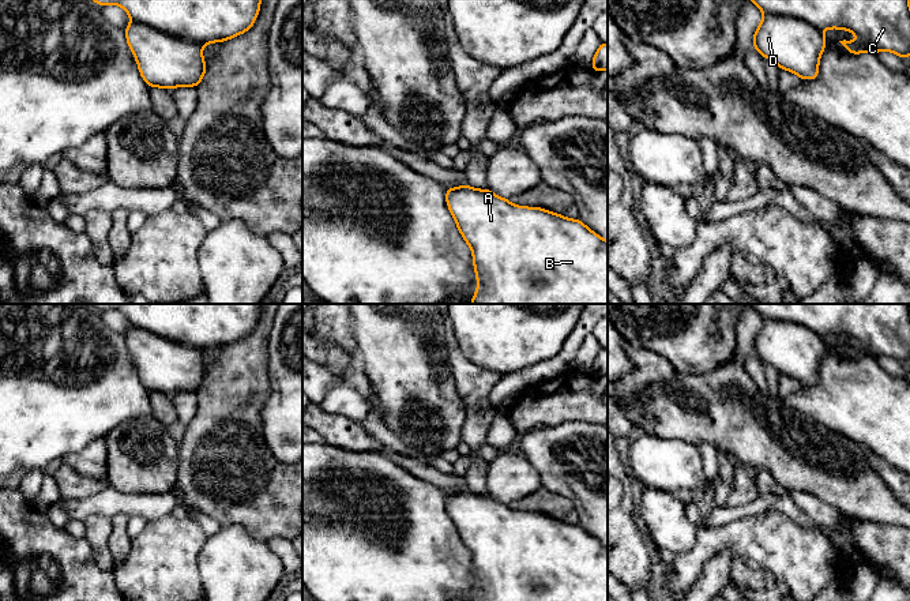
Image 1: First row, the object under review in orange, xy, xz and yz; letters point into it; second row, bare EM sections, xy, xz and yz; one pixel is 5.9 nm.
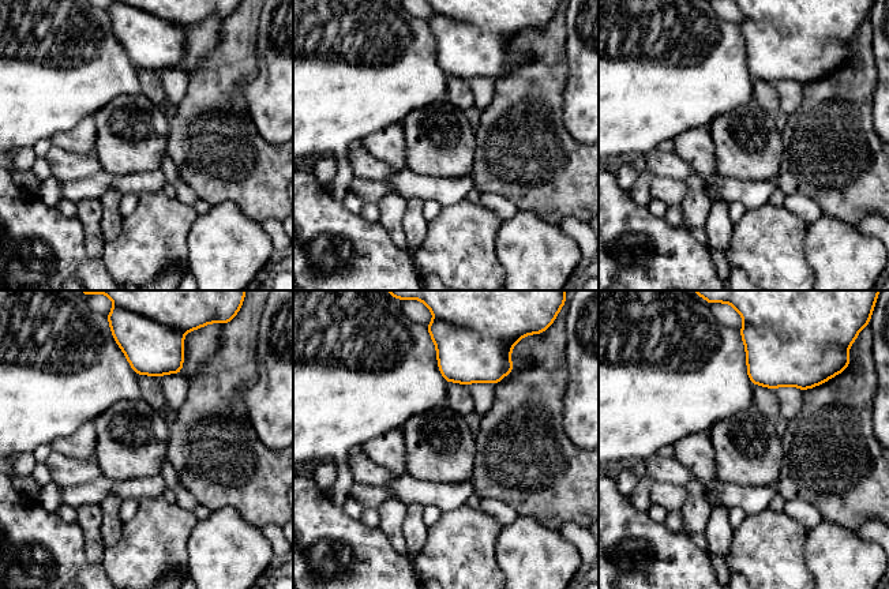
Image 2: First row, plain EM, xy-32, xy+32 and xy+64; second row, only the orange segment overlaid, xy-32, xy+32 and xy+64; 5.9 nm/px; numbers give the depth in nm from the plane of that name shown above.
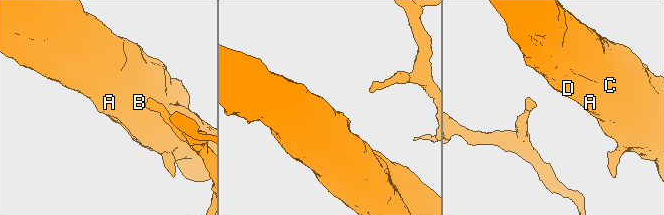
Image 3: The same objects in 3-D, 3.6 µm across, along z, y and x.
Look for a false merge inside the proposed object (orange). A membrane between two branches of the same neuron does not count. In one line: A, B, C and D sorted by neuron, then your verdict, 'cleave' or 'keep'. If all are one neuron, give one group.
A B C D; keep

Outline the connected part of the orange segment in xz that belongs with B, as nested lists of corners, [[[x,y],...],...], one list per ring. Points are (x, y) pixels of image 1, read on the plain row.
[[[469,489],[447,493],[445,506],[471,553],[478,589],[474,601],[608,601],[608,546],[580,525],[515,511]]]

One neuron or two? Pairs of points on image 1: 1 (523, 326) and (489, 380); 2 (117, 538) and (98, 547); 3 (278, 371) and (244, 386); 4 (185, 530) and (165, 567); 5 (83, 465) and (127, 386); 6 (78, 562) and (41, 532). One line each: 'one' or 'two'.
1: two
2: two
3: two
4: one
5: two
6: one

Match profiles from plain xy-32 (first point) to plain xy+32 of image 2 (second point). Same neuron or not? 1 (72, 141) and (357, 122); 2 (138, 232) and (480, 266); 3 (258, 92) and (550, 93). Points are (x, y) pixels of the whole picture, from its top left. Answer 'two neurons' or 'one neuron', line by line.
1: two neurons
2: one neuron
3: two neurons

